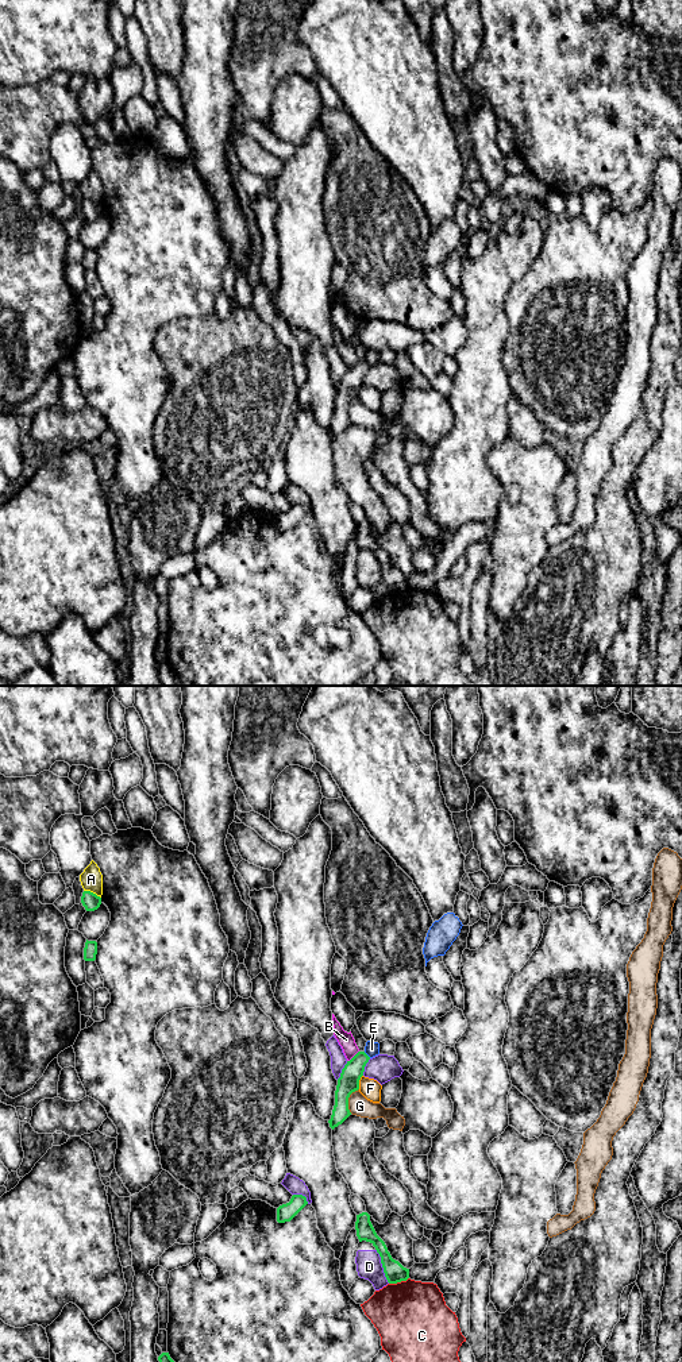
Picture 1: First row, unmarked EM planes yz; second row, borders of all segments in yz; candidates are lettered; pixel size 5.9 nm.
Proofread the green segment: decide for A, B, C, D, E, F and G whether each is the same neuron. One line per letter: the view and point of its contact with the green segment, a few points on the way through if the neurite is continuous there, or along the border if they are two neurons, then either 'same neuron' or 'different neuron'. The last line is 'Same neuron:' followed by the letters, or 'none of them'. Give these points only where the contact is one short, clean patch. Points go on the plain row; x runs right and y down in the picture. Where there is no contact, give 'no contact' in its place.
A: contact yz (92, 201); different neuron
B: contact yz (354, 365); different neuron
C: contact yz (399, 590); different neuron
D: contact yz (382, 575); different neuron
E: contact yz (366, 363); border yz (363, 361), (370, 366); different neuron
F: contact yz (358, 390); border yz (362, 384), (358, 397); different neuron
G: contact yz (347, 409); border yz (358, 397), (349, 406), (350, 421); different neuron
Same neuron: none of them

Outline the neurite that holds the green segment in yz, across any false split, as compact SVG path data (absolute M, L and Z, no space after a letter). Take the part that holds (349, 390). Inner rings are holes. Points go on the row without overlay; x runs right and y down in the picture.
M358 360L342 378L335 400L335 414L331 428L328 429L332 439L351 424L348 406L352 401L359 398L359 389L363 385L369 369L370 366L365 360Z

